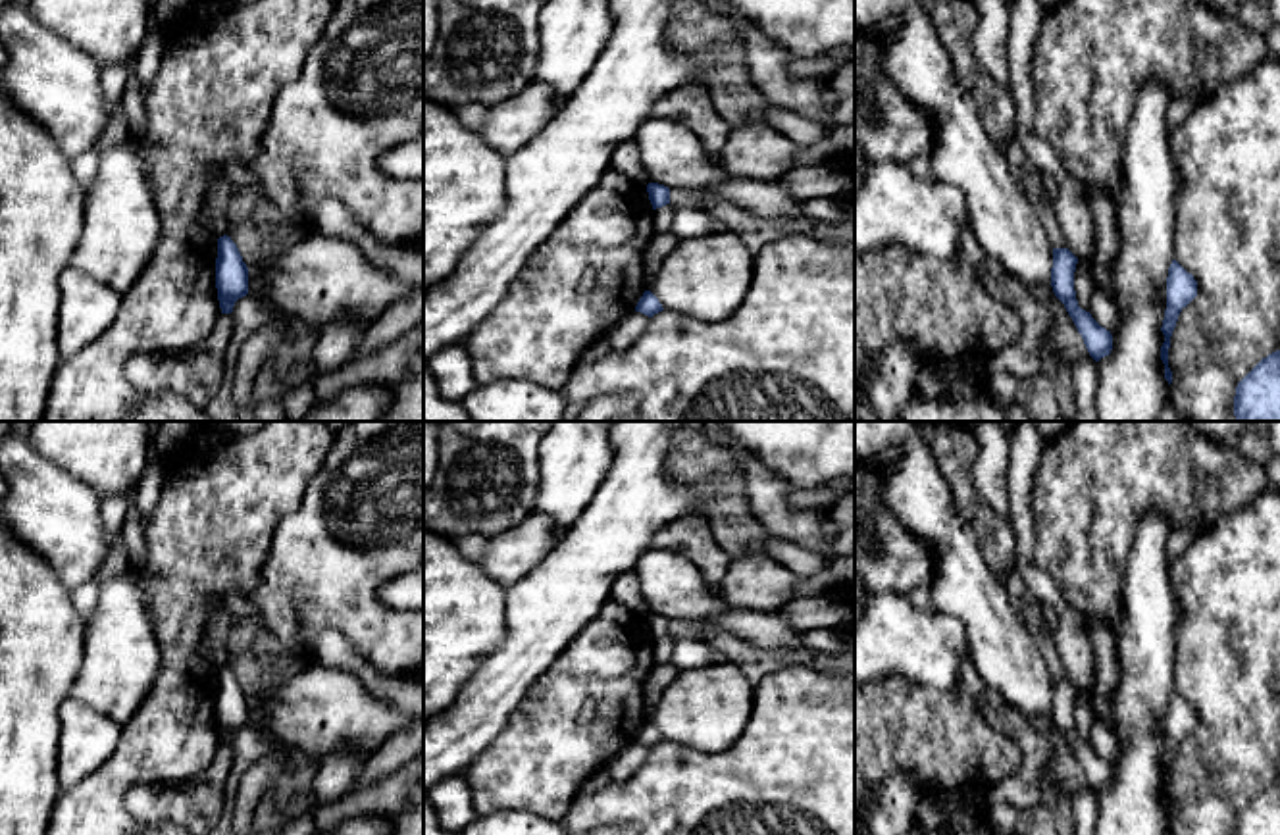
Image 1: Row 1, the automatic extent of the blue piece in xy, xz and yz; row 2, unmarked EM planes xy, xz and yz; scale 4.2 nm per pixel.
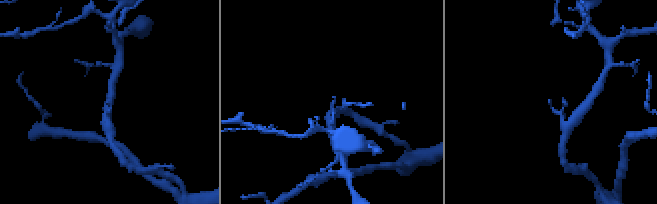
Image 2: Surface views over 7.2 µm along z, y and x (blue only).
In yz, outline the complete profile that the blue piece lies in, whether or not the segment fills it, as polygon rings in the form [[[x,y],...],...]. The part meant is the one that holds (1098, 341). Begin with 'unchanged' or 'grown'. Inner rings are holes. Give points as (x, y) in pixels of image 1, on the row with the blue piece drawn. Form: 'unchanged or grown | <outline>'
unchanged | [[[1053,248],[1051,287],[1072,317],[1089,356],[1099,362],[1113,350],[1113,335],[1078,306],[1074,291],[1076,264],[1078,258],[1068,248]]]

